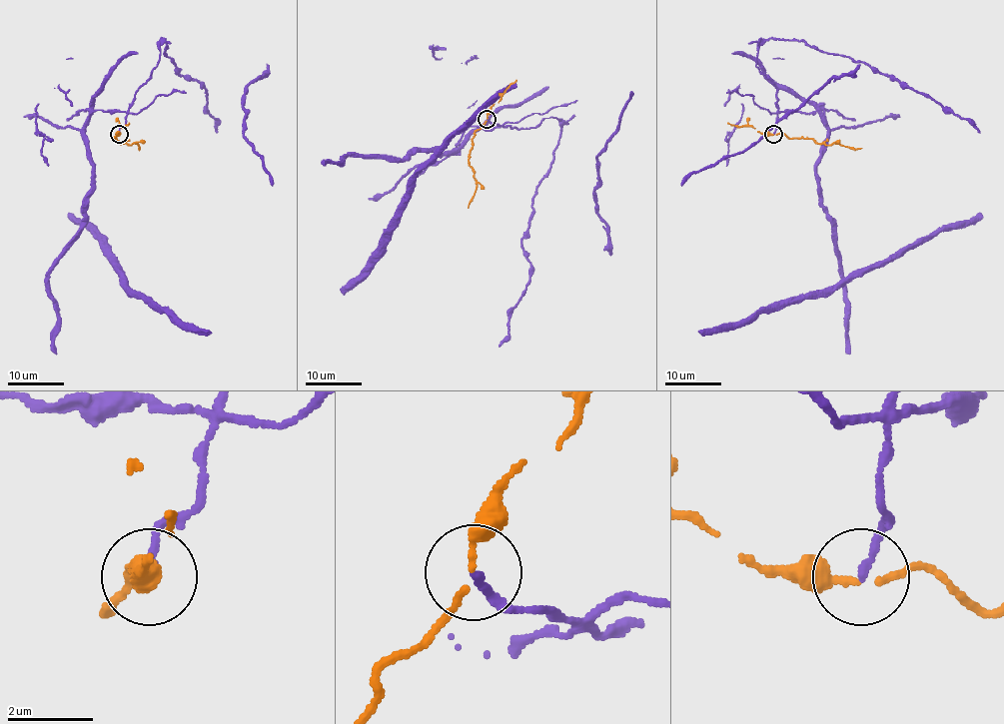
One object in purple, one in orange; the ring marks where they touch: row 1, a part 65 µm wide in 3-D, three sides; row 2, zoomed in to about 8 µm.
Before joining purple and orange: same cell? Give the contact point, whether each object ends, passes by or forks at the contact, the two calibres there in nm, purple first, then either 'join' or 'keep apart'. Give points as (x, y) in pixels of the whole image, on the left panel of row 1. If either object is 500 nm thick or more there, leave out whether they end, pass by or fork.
at (119, 134); purple ends there; orange passes by; 160 nm thick on the purple side, 170 nm on the other; keep apart

